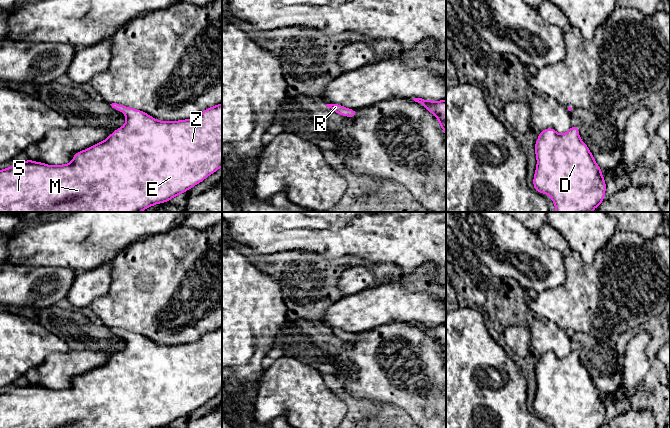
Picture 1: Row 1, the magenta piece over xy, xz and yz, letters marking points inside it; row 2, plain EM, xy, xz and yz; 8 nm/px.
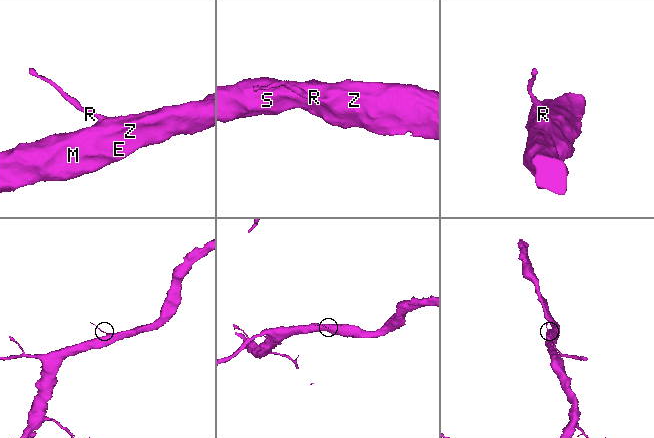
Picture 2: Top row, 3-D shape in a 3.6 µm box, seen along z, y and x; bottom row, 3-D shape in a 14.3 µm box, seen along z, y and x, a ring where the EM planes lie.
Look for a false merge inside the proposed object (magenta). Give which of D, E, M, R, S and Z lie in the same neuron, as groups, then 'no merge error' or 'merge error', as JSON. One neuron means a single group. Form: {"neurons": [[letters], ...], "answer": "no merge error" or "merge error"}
{"neurons": [["D", "E", "M", "R", "S", "Z"]], "answer": "no merge error"}

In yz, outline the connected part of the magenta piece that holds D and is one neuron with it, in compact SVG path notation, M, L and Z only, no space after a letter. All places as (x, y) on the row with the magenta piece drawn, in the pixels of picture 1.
M572 125L564 134L557 133L553 128L540 131L535 154L534 190L549 195L555 204L555 212L592 212L603 202L606 184L602 170L581 140L576 126Z

